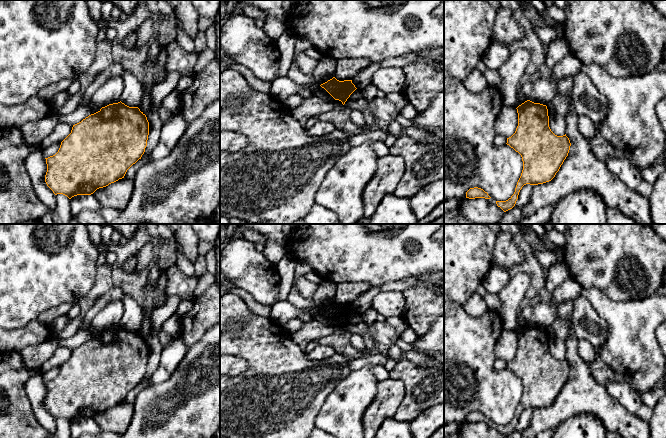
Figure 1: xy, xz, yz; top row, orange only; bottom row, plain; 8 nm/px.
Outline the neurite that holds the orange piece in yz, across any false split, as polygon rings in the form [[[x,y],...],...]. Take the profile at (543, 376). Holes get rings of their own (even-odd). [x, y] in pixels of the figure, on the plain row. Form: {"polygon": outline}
{"polygon": [[[525,325],[517,332],[518,350],[515,357],[507,362],[507,369],[518,376],[523,385],[523,394],[517,406],[514,418],[506,425],[496,425],[504,436],[512,433],[522,411],[526,408],[538,409],[551,405],[559,395],[570,374],[570,364],[565,359],[555,359],[549,351],[549,340],[546,329]]]}

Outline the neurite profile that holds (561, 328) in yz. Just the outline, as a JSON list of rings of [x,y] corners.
[[[556,317],[551,326],[555,337],[560,338],[564,341],[568,339],[570,335],[570,324],[567,320]]]

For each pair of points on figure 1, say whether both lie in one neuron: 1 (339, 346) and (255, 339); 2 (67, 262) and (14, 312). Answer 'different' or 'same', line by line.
1: different
2: same

